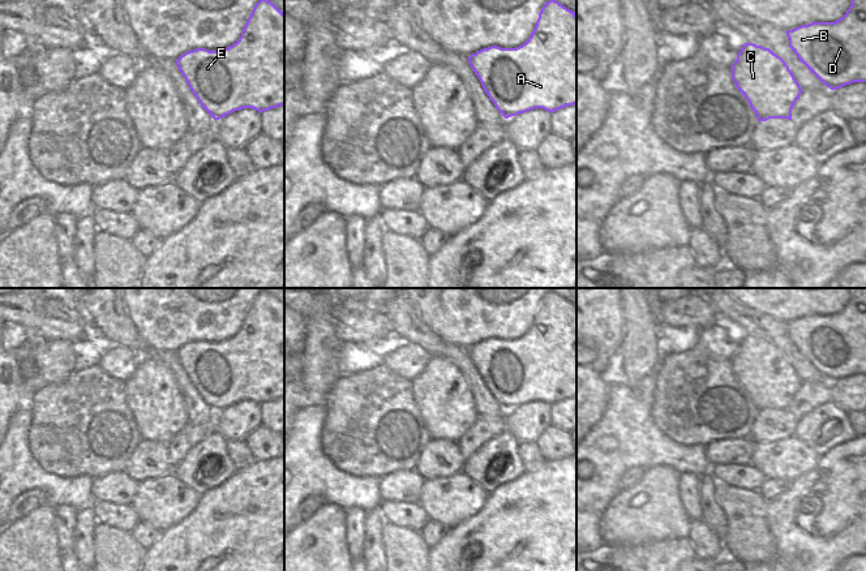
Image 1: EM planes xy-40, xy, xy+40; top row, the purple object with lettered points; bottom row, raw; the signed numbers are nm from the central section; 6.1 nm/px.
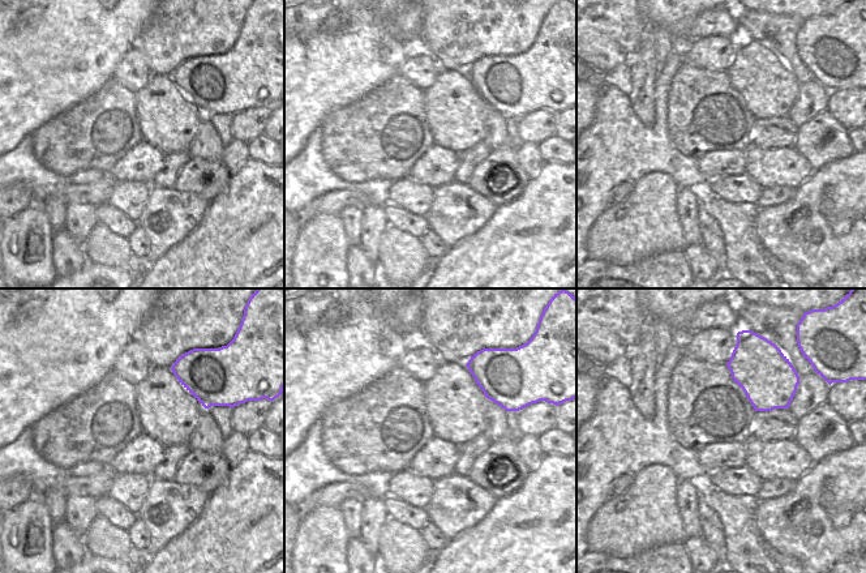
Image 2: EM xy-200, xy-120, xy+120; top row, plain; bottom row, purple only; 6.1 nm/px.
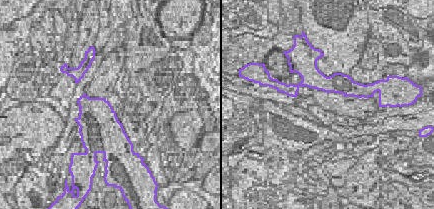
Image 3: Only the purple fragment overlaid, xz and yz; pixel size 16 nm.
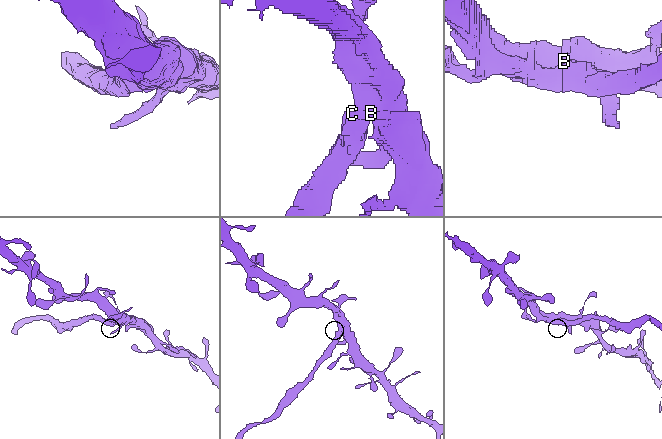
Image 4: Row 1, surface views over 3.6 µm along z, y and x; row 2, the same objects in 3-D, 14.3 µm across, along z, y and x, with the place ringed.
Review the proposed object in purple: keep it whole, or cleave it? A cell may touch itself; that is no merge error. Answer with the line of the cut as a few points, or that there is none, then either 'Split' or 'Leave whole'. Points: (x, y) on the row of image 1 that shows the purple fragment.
Split along xy (481, 82), (496, 104). Split.

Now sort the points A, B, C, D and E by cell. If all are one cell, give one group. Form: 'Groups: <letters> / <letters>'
Groups: A B D E / C.

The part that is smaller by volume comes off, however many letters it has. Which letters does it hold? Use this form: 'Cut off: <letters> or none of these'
Cut off: C

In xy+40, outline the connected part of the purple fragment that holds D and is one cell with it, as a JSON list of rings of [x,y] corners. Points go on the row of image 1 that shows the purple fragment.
[[[852,0],[846,13],[835,22],[801,25],[786,30],[786,37],[799,61],[831,90],[866,82],[866,0]]]

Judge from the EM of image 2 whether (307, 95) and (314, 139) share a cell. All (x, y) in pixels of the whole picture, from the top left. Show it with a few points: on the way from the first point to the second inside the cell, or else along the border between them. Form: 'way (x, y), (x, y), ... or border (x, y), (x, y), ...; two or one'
border (321, 125), (309, 136), (298, 155); two

